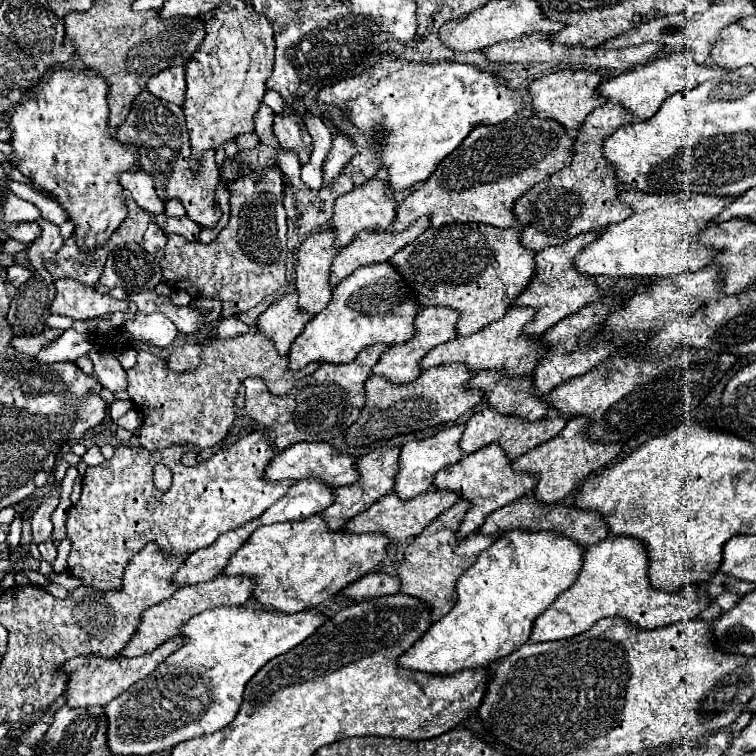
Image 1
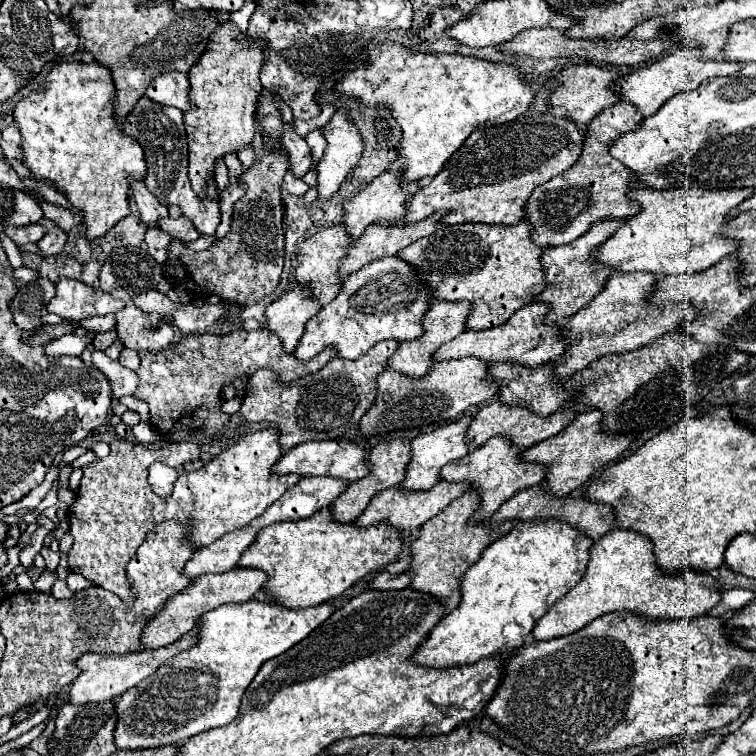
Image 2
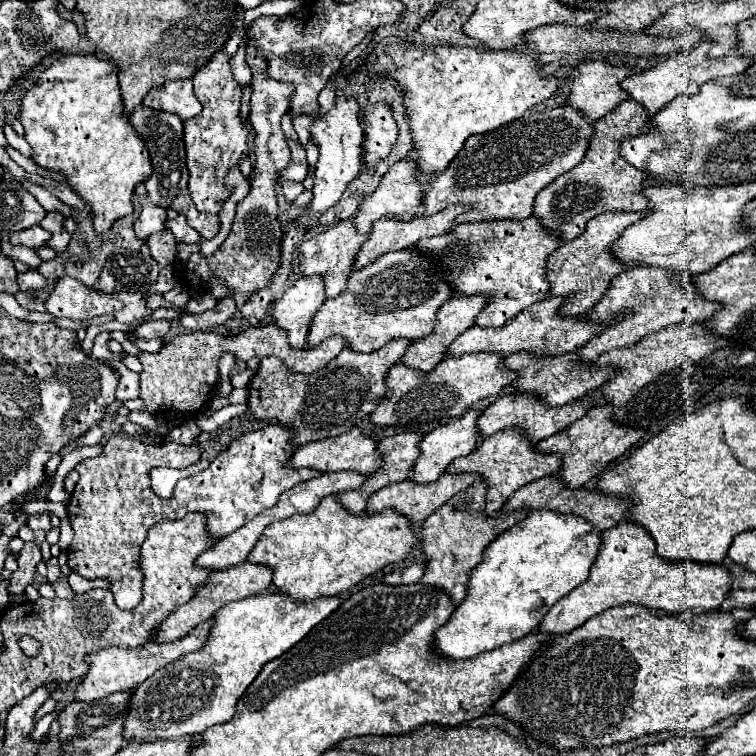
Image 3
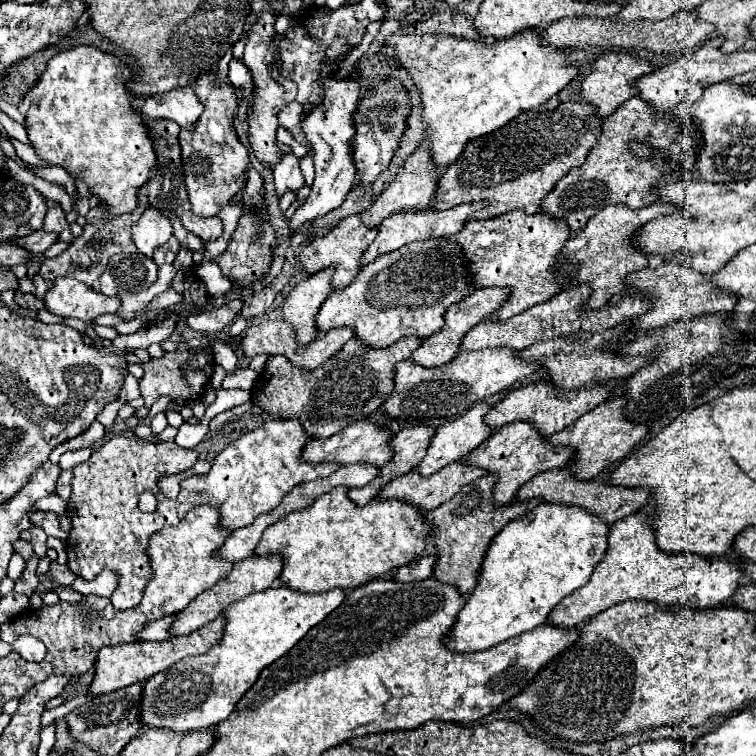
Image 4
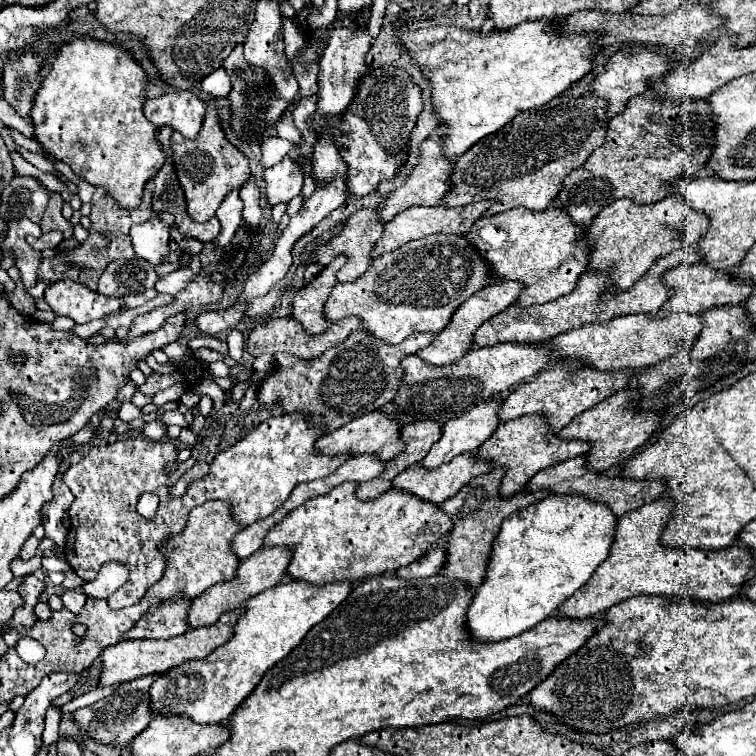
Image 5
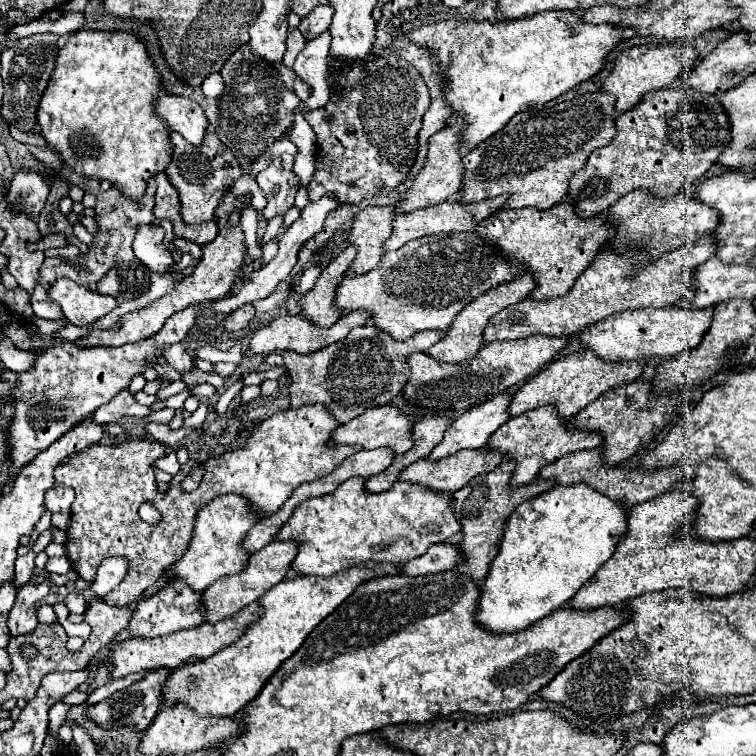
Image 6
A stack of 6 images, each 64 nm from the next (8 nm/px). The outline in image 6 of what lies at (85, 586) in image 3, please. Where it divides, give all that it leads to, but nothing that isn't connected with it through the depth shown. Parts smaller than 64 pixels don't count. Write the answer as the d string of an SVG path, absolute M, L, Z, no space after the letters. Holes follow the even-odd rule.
M114 556L114 558L104 560L104 562L100 564L100 568L98 568L98 576L96 576L96 580L92 582L90 590L92 590L96 596L104 598L114 586L120 584L120 578L126 576L126 570L128 570L128 560L124 560L124 556L120 556L120 558Z

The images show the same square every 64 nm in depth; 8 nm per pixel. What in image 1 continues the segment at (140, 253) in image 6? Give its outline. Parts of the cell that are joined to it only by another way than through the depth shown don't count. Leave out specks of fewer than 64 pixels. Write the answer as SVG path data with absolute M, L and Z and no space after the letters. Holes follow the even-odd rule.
M138 170L138 172L124 172L120 176L120 184L130 190L132 198L136 200L136 204L150 214L164 214L164 202L156 196L154 184L152 184L152 176L148 176L146 172Z

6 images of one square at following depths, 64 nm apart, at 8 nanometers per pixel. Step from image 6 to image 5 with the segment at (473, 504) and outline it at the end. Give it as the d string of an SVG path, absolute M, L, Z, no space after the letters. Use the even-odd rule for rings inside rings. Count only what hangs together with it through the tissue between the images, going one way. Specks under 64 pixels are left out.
M494 468L492 472L488 472L484 476L476 476L456 496L448 498L440 506L454 522L454 528L452 528L450 540L448 540L448 548L446 548L448 560L446 560L446 566L442 568L442 574L452 580L458 578L458 580L468 582L470 590L476 590L486 576L486 564L488 564L488 558L492 552L492 542L500 532L502 520L508 518L510 514L514 514L516 510L548 496L548 490L522 492L522 494L514 494L508 498L500 496L500 482L504 478L504 472L506 472L504 468Z

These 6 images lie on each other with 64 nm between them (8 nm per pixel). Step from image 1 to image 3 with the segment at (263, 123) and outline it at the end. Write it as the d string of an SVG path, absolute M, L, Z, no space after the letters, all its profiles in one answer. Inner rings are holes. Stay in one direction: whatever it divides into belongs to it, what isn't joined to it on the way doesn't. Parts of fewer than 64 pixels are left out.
M284 182L282 184L282 192L284 192L286 202L292 202L300 192L304 192L304 186L302 184L296 184L296 182Z

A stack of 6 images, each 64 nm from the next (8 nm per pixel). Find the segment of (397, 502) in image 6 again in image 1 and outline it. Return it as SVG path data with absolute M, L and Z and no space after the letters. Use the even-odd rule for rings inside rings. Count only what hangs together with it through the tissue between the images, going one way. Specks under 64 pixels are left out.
M310 516L300 522L280 522L258 528L250 540L230 558L222 574L250 576L256 580L254 598L268 610L286 614L316 608L340 590L372 572L388 556L388 536L378 532L348 534L332 532L322 516Z

